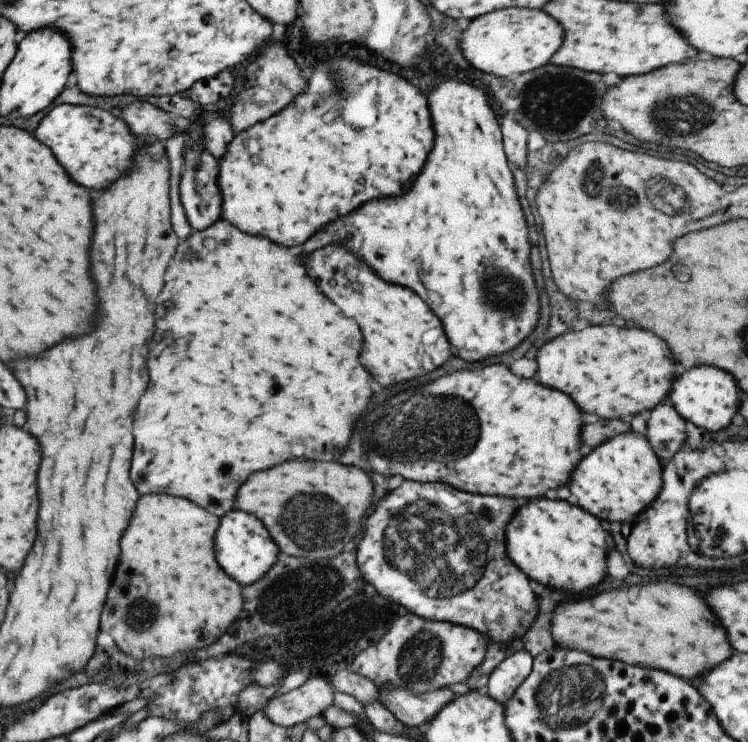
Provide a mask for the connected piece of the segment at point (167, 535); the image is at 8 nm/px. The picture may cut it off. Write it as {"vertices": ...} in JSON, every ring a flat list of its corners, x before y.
{"vertices":[[167,494,139,496,133,516,119,540,117,568,99,618,99,628,111,634,121,652,133,656,132,662,149,656,167,658,182,651,192,655,194,649,203,650,217,642,222,637,219,634,237,618,241,602,237,582,219,570,211,552,211,538,217,527,218,517,185,498,171,498]]}

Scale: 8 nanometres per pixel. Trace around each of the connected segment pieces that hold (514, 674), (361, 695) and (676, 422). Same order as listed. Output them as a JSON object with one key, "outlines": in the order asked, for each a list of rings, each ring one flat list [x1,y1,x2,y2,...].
{"outlines":[[[519,649,512,652,489,674,484,693,501,707,505,706,505,702,513,696,519,684,531,672,531,665,532,656,528,651]],[[345,668,338,670,332,677,329,677,329,681,332,683,335,691,353,696,353,698,363,706,365,706,365,704,375,704,375,702,378,702,378,688,374,683,364,676,359,676,351,672,350,669]],[[668,400,659,402,645,416,645,437,656,456,671,460,685,445,685,420]]]}

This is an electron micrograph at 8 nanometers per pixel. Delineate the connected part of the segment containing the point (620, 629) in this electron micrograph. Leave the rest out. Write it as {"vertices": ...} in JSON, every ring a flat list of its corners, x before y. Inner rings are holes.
{"vertices":[[669,582,623,586,563,602,553,608,549,622,551,640,561,648,621,660,629,666,657,668,686,681,703,672,703,668,723,662,731,654,725,632,705,602,693,590],[571,604,579,606,571,608]]}

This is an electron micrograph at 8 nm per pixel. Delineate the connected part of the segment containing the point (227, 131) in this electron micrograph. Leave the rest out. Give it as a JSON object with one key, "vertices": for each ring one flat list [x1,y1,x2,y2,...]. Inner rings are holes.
{"vertices":[[207,112,203,120,201,148,209,152,216,161,227,152,227,144,233,140,235,133,223,117,217,112]]}

